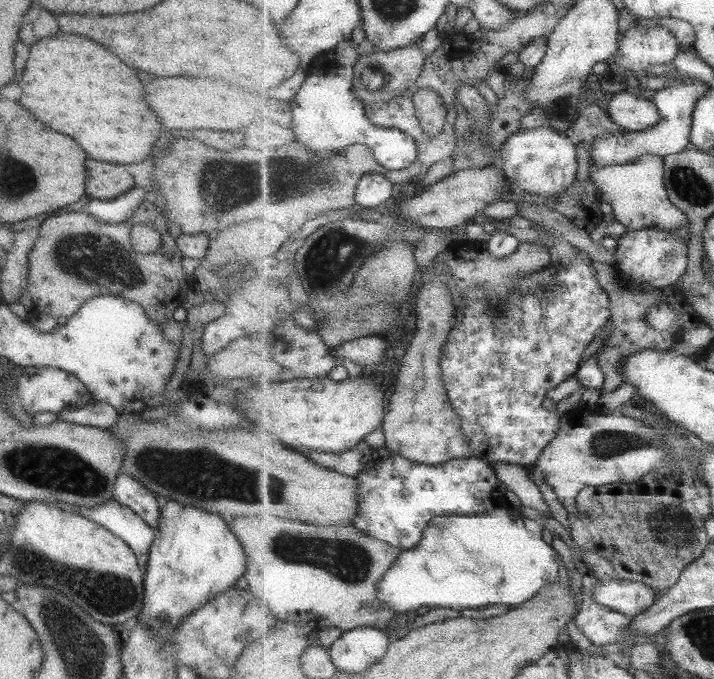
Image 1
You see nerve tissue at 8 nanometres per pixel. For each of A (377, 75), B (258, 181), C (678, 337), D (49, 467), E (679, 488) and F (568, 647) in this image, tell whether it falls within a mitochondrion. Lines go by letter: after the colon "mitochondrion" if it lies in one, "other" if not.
A: mitochondrion
B: mitochondrion
C: other
D: mitochondrion
E: other
F: other

